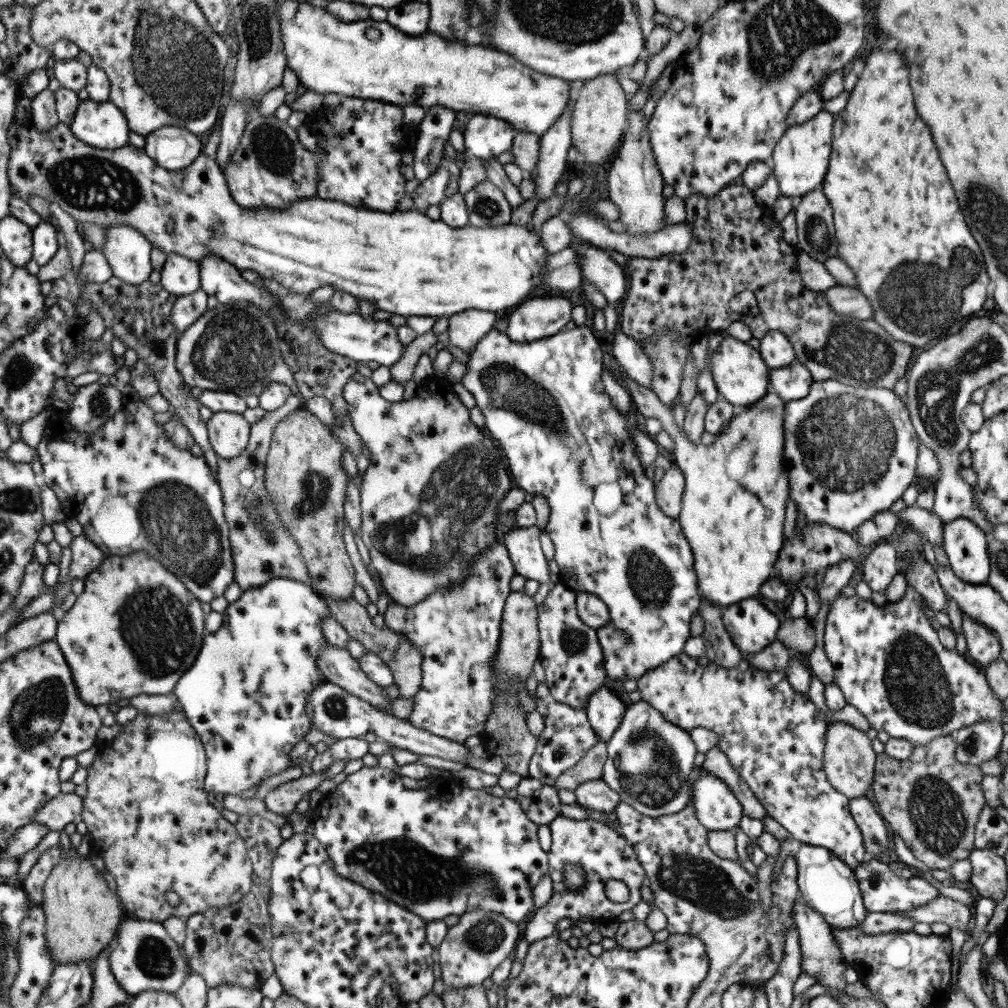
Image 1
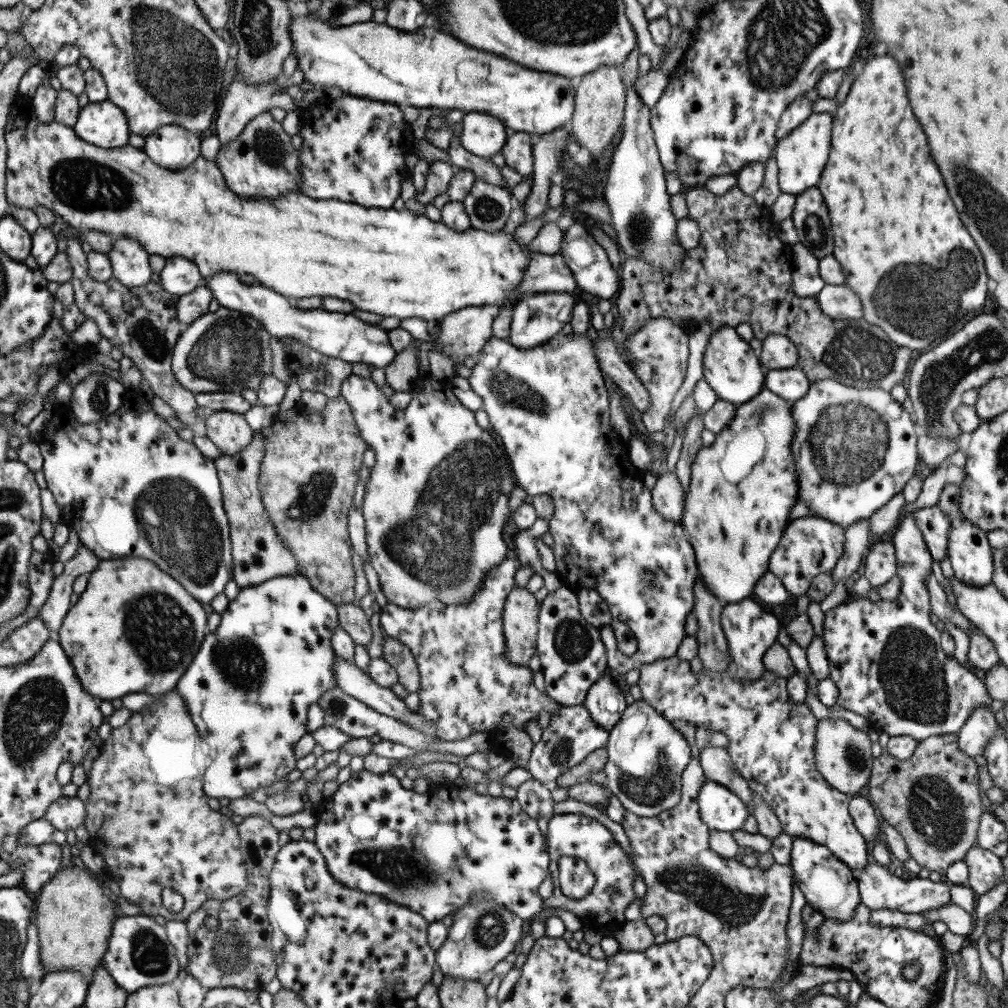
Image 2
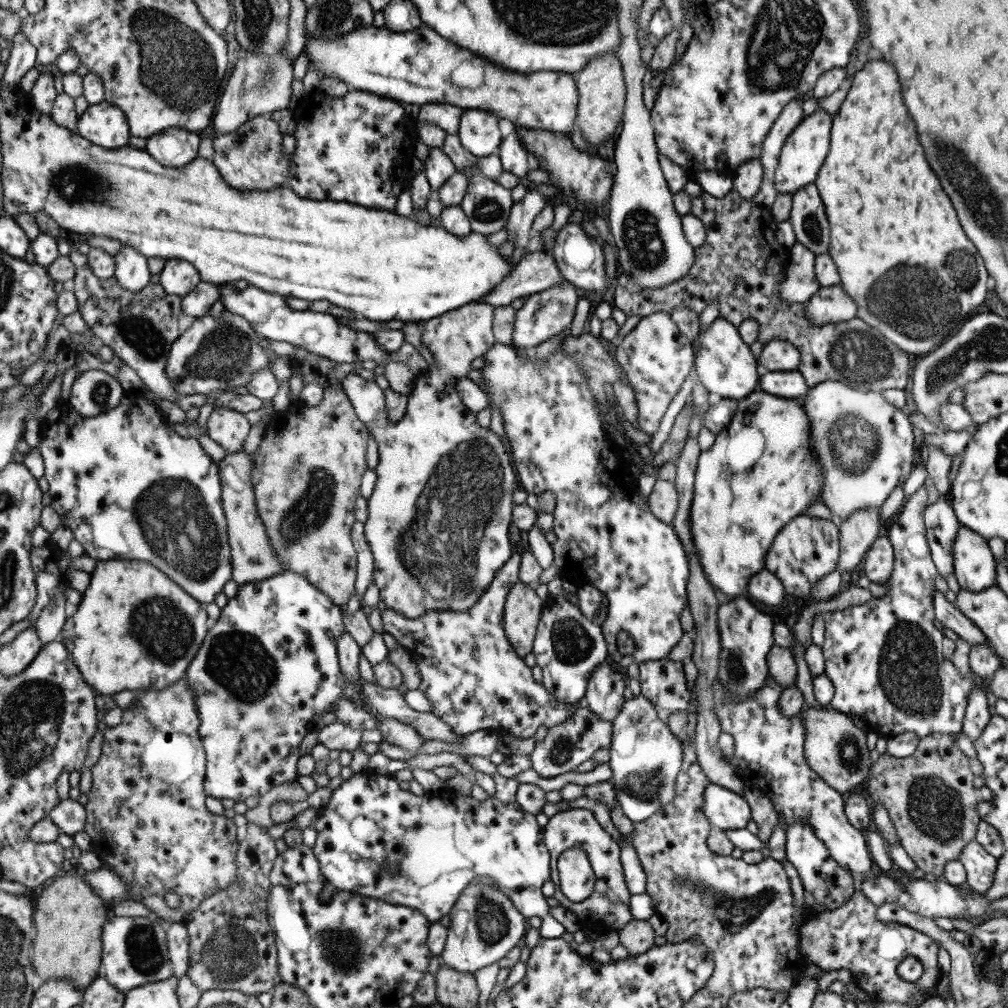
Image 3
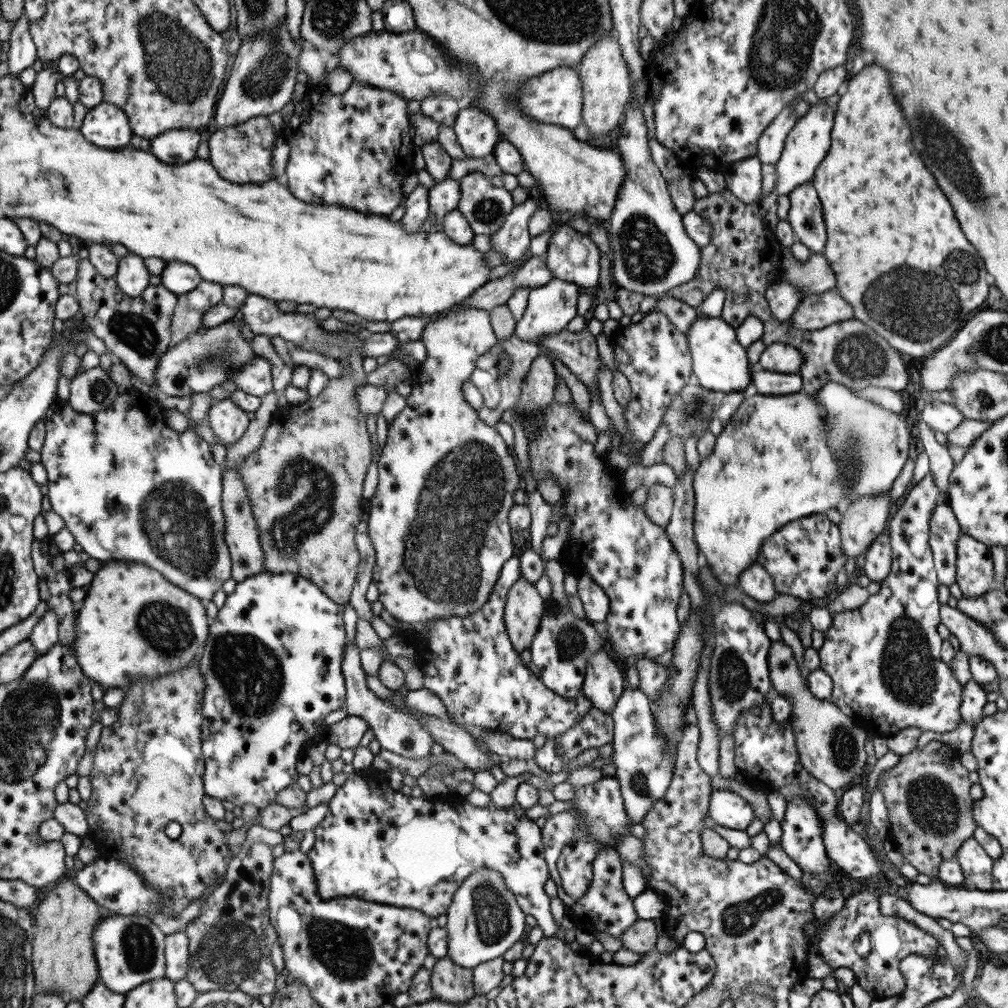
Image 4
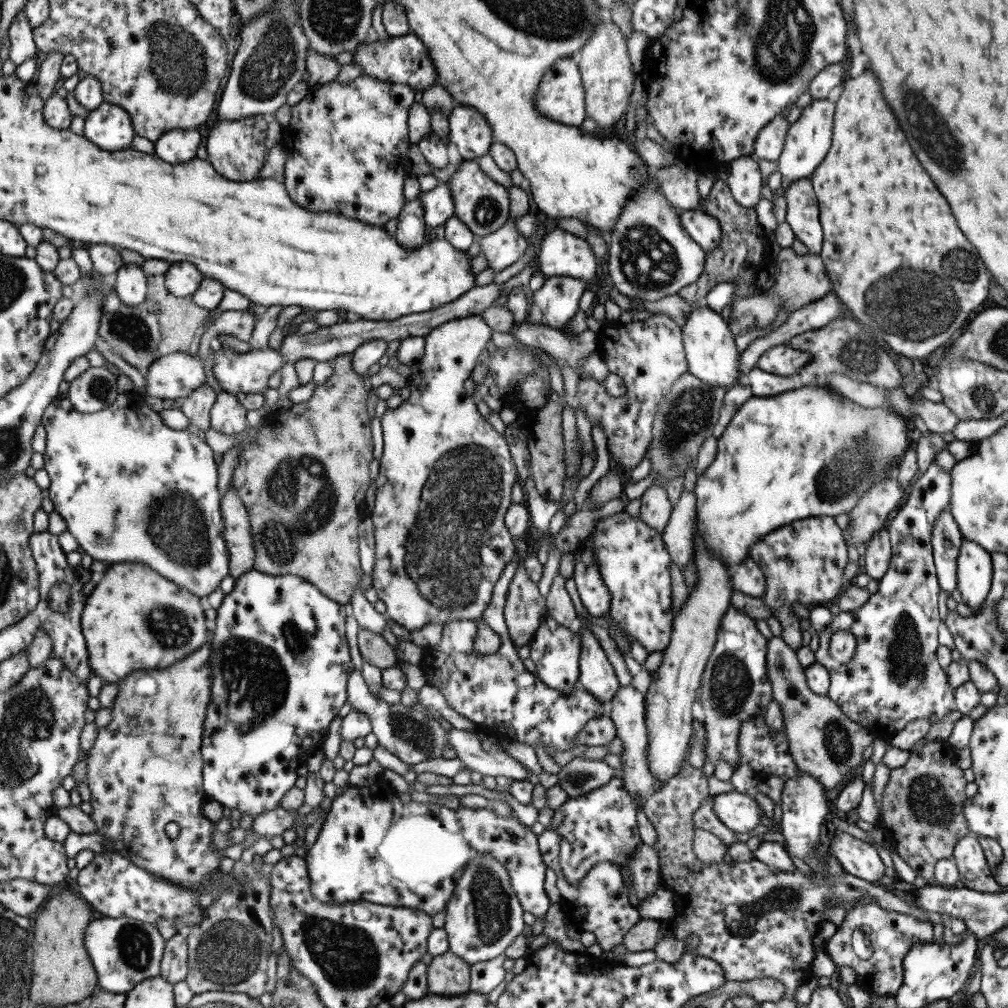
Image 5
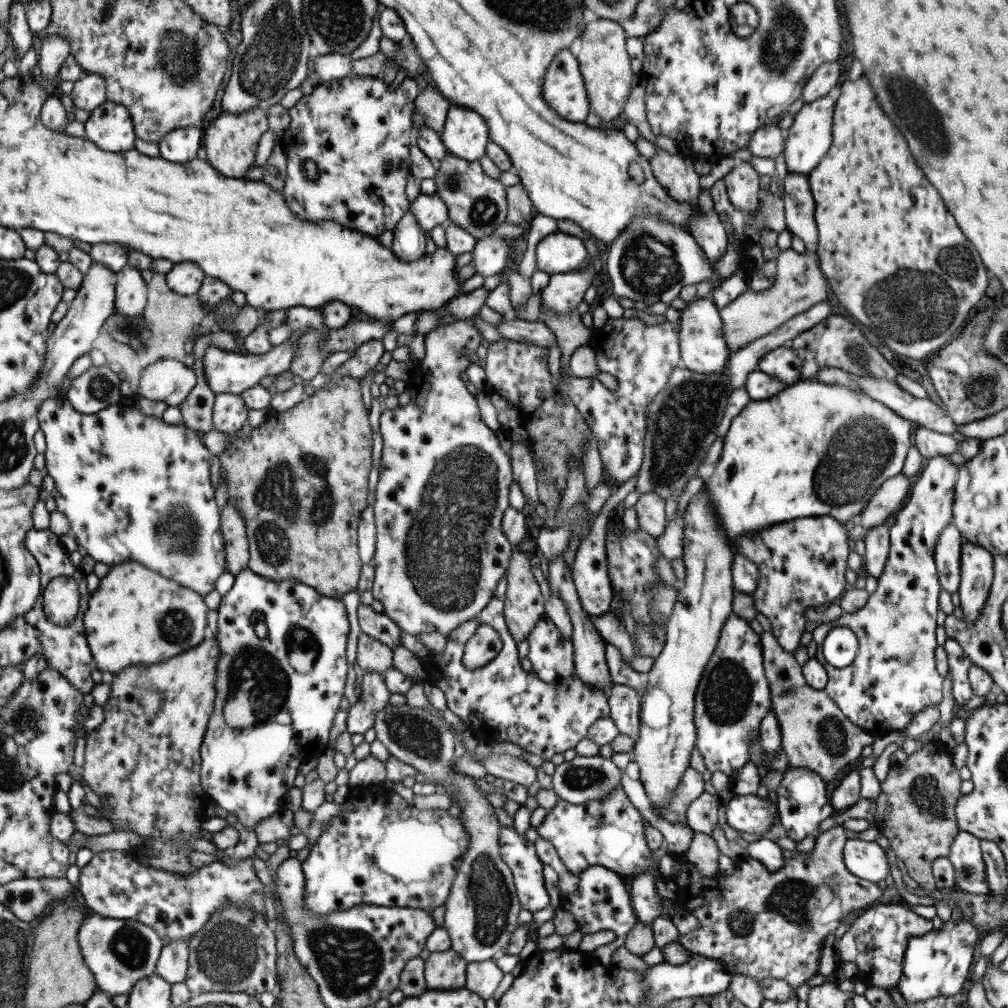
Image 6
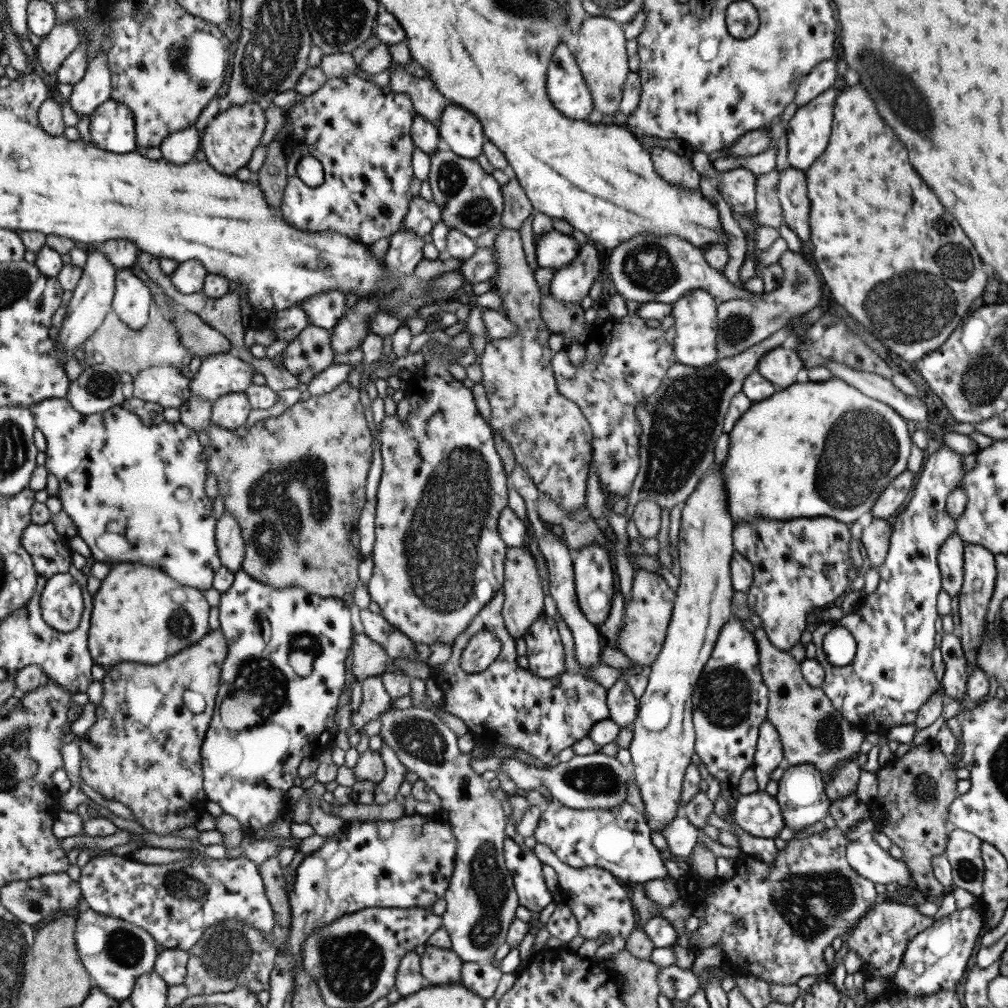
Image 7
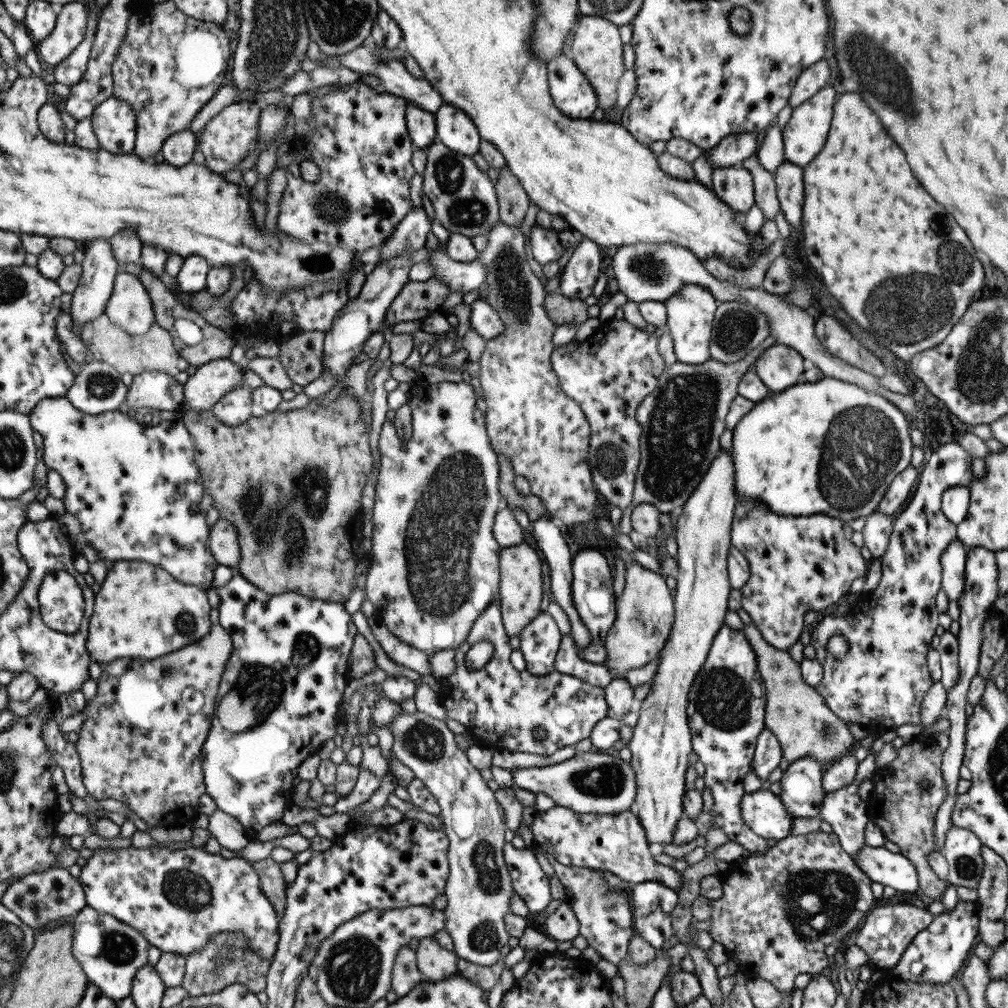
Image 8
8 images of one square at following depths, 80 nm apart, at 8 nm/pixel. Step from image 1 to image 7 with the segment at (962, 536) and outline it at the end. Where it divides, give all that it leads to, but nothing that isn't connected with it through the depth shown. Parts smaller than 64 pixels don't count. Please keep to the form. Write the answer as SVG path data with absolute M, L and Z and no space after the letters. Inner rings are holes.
M964 545L962 552L962 585L957 595L959 616L959 639L964 660L966 660L967 675L976 666L975 653L981 645L984 632L985 615L988 602L992 597L996 568L994 554L979 545Z

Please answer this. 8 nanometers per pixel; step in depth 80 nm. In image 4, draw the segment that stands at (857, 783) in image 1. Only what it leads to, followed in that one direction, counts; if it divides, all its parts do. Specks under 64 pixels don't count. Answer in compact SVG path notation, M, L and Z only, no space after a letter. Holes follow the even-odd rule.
M782 640L772 642L767 664L772 691L790 702L791 712L787 719L793 731L797 758L801 766L813 778L838 793L857 783L867 756L863 751L863 744L869 735L867 729L845 716L836 704L828 699L819 700L810 693L799 675L791 648Z

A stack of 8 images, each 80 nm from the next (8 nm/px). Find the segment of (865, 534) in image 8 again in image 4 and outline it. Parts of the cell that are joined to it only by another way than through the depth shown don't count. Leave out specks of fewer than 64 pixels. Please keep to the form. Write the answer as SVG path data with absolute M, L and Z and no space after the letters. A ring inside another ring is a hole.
M878 534L864 552L863 574L871 581L880 582L890 571L891 551L888 536Z

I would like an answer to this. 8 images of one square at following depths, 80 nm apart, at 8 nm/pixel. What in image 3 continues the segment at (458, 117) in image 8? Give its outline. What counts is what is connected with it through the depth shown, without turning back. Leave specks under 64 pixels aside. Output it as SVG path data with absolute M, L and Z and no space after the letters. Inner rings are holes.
M479 108L462 111L456 135L460 145L476 157L497 155L502 139L497 117Z

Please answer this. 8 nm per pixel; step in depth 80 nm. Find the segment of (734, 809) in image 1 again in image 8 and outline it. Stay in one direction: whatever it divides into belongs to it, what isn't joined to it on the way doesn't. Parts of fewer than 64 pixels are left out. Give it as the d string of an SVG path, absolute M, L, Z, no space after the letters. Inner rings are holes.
M767 788L751 794L744 792L740 802L740 815L757 836L777 841L788 836L793 819L778 795Z

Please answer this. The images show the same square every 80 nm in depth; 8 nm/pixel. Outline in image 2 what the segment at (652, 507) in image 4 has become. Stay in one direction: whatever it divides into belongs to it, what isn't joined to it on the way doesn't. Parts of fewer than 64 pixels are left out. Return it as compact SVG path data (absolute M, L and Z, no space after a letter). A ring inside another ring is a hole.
M661 472L650 490L650 497L657 515L661 515L665 521L680 521L684 492L674 472Z

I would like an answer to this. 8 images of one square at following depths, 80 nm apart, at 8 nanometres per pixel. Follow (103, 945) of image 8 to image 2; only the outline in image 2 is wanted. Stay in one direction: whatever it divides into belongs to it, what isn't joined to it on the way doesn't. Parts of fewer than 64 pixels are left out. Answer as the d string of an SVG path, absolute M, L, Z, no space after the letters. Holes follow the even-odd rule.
M125 916L118 918L113 924L113 935L109 941L109 950L105 953L103 965L111 973L120 988L133 994L149 986L165 986L173 984L177 978L182 978L185 972L182 970L177 947L169 940L168 931L163 921L149 916Z

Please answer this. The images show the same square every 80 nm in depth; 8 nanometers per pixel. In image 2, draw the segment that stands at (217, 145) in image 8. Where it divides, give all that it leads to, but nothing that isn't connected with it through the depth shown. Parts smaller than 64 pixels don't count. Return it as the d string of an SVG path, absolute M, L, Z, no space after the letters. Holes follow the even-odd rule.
M261 113L258 114L257 117L253 118L252 121L249 121L247 125L244 126L243 132L239 134L239 136L235 137L232 141L226 142L226 143L220 143L218 152L216 154L216 157L214 158L214 161L219 164L219 169L222 175L222 178L224 179L225 184L229 186L231 190L237 195L239 195L241 198L247 197L250 199L276 199L277 197L280 197L282 194L293 192L298 192L298 184L301 184L301 175L299 175L298 172L298 150L293 149L291 147L291 142L289 141L291 136L287 135L283 128L281 127L280 122L276 122L273 120L271 115L269 113Z

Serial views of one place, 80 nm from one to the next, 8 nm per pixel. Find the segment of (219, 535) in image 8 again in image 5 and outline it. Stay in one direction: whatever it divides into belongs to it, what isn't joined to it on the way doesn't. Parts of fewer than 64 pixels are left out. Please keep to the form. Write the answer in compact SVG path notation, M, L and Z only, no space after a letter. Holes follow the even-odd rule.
M230 486L225 498L221 498L221 510L225 510L225 542L229 542L228 570L236 579L252 569L254 548L244 500L239 497L235 486Z

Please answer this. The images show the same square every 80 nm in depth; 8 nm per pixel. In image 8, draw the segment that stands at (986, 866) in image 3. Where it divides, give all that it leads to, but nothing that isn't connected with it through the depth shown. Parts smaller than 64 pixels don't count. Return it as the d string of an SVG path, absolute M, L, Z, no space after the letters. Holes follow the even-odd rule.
M950 825L941 852L949 866L947 885L977 888L982 874L981 846L972 831Z

